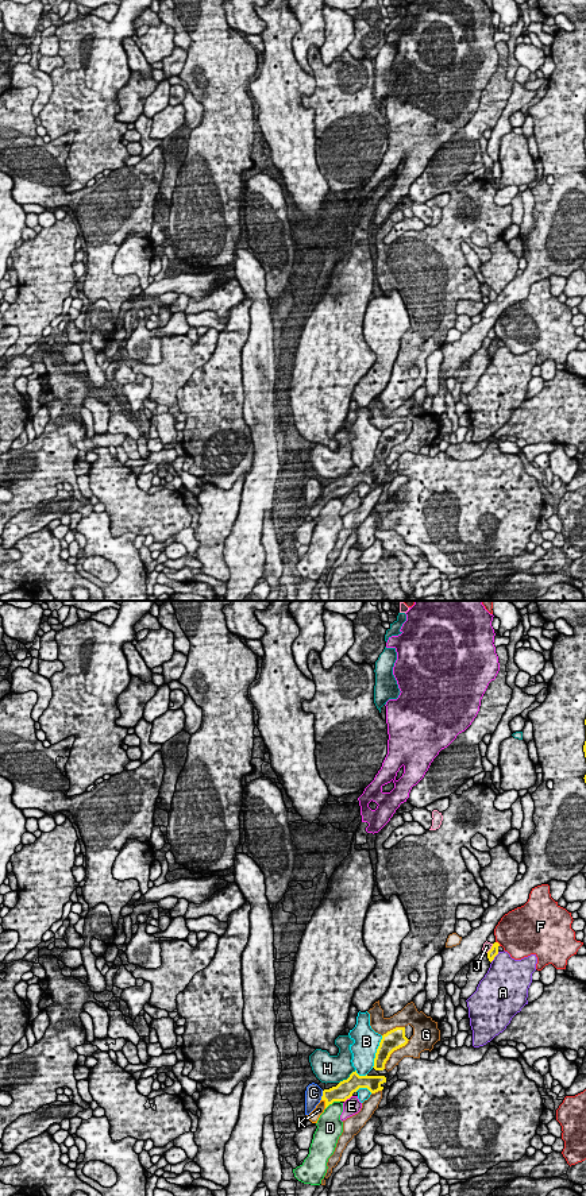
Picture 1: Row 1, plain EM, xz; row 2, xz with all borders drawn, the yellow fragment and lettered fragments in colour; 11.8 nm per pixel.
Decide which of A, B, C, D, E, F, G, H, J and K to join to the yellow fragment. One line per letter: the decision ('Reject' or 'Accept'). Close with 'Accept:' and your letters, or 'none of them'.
A: Reject
B: Reject
C: Reject
D: Reject
E: Reject
F: Reject
G: Reject
H: Reject
J: Reject
K: Accept
Accept: K

